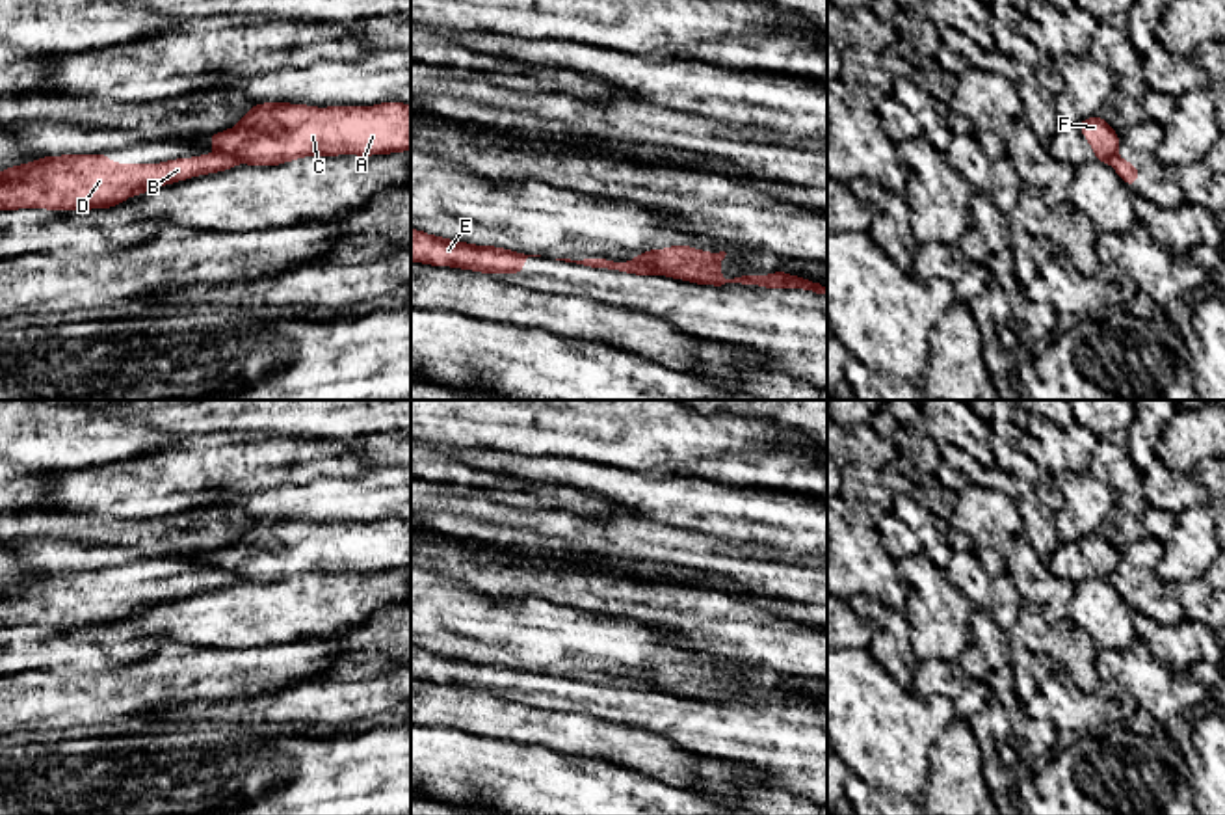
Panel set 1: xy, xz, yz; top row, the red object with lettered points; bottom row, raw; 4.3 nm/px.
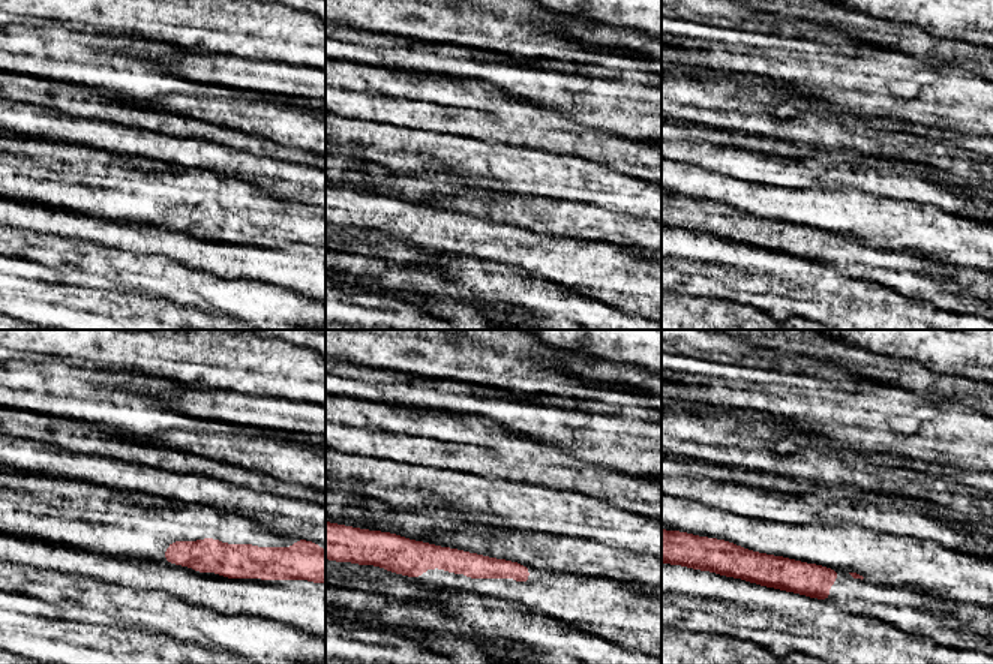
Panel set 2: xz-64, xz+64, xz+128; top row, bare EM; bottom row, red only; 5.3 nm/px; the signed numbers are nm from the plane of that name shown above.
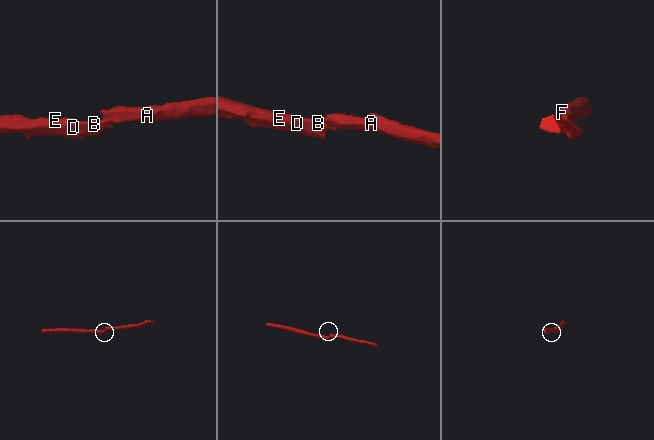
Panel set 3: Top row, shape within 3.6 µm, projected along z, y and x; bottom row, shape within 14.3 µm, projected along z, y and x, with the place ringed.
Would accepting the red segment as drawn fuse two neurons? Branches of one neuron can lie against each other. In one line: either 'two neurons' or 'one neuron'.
two neurons

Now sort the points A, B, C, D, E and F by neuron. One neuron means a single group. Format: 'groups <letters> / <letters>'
groups A C F / B D E

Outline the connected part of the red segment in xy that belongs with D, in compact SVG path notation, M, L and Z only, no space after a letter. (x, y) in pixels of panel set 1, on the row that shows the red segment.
M104 153L43 156L0 171L0 210L113 208L132 195L240 164L229 154L201 154L162 164L113 164Z

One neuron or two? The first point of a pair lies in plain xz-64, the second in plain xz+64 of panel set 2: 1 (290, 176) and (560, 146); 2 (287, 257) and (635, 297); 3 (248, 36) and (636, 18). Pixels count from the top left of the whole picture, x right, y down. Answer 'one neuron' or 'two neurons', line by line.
1: two neurons
2: one neuron
3: two neurons

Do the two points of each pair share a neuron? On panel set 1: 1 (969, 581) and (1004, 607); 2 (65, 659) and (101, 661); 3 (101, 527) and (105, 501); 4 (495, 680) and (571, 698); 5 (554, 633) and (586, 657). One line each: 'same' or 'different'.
1: same
2: same
3: different
4: same
5: same

